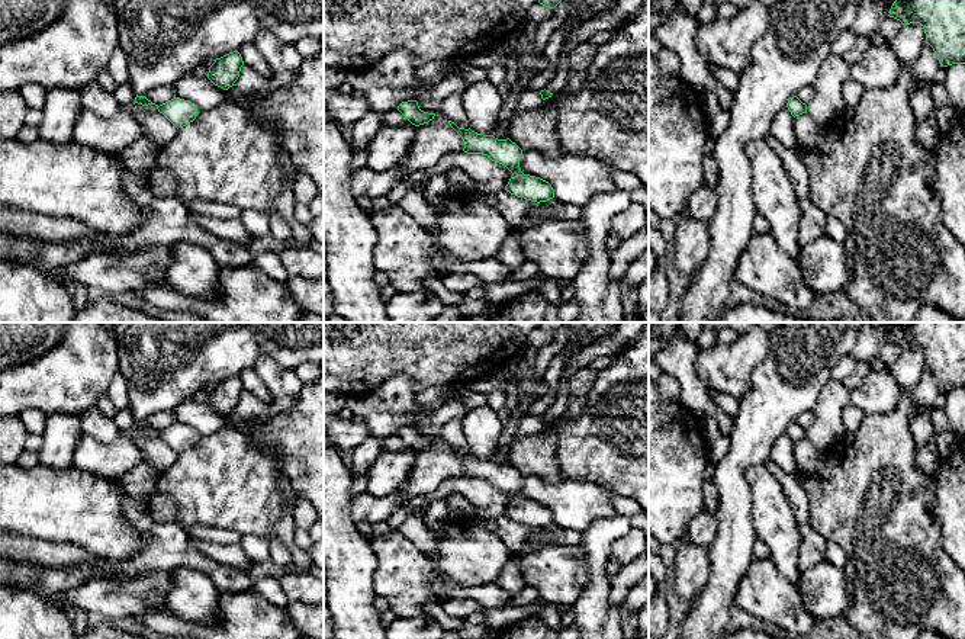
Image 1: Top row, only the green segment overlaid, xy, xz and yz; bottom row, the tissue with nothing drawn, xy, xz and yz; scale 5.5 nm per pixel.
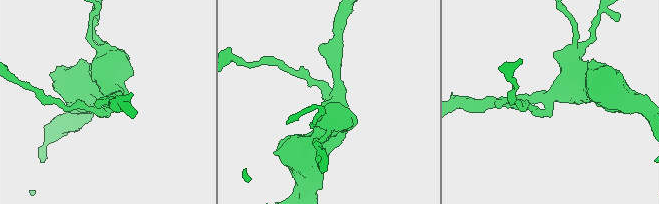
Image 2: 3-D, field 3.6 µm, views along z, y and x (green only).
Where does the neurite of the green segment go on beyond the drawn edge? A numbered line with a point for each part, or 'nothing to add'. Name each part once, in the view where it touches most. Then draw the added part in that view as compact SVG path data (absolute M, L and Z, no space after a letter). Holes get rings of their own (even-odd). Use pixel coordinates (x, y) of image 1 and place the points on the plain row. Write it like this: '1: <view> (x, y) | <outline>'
nothing to add

